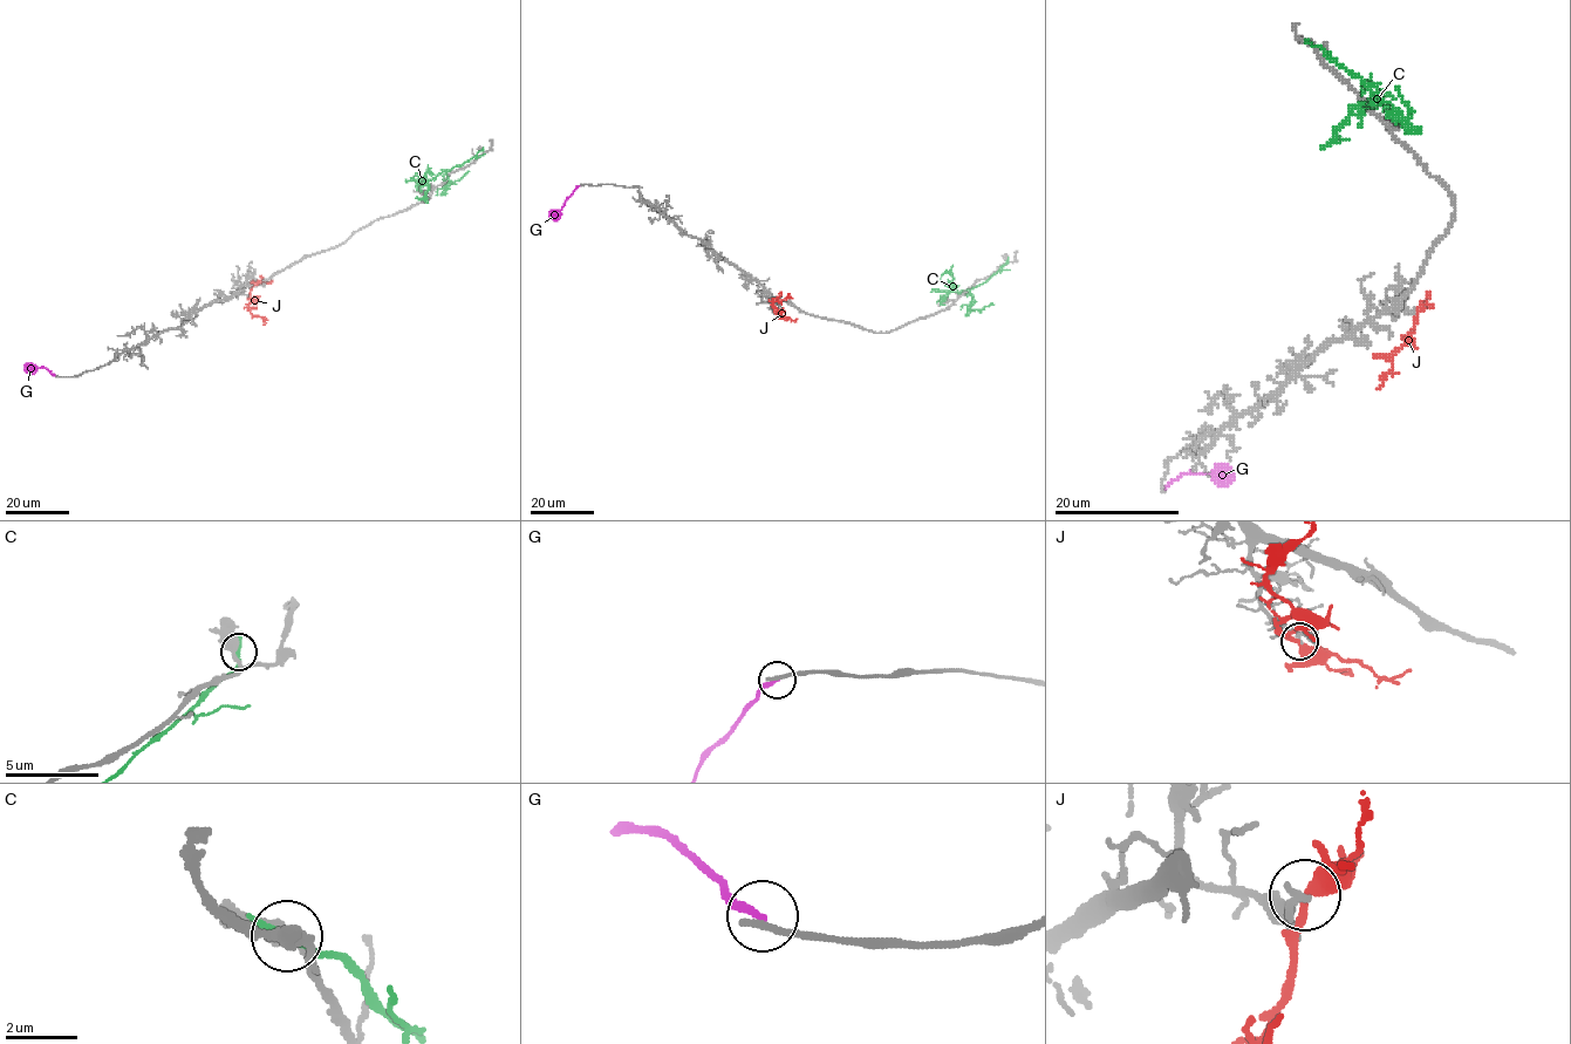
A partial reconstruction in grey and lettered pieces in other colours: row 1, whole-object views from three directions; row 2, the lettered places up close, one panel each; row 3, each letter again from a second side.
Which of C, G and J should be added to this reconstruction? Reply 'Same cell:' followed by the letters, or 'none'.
Same cell: none

